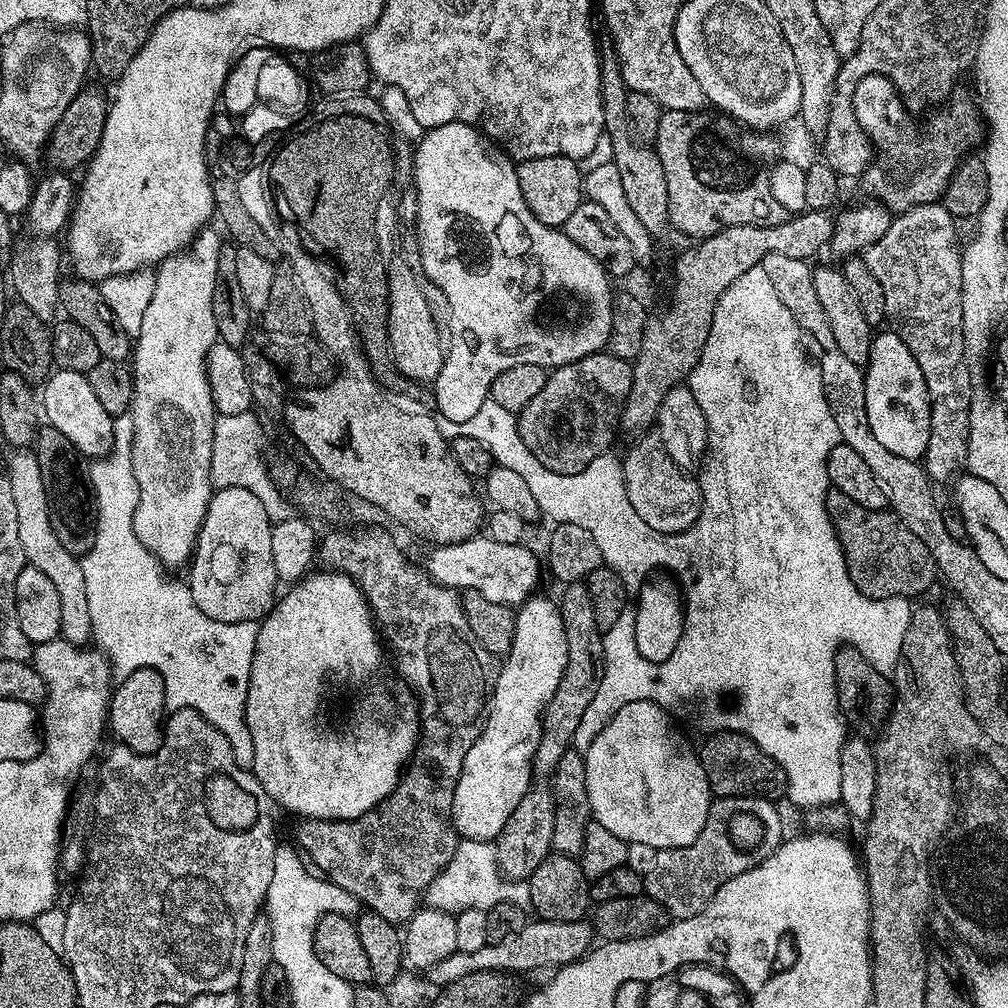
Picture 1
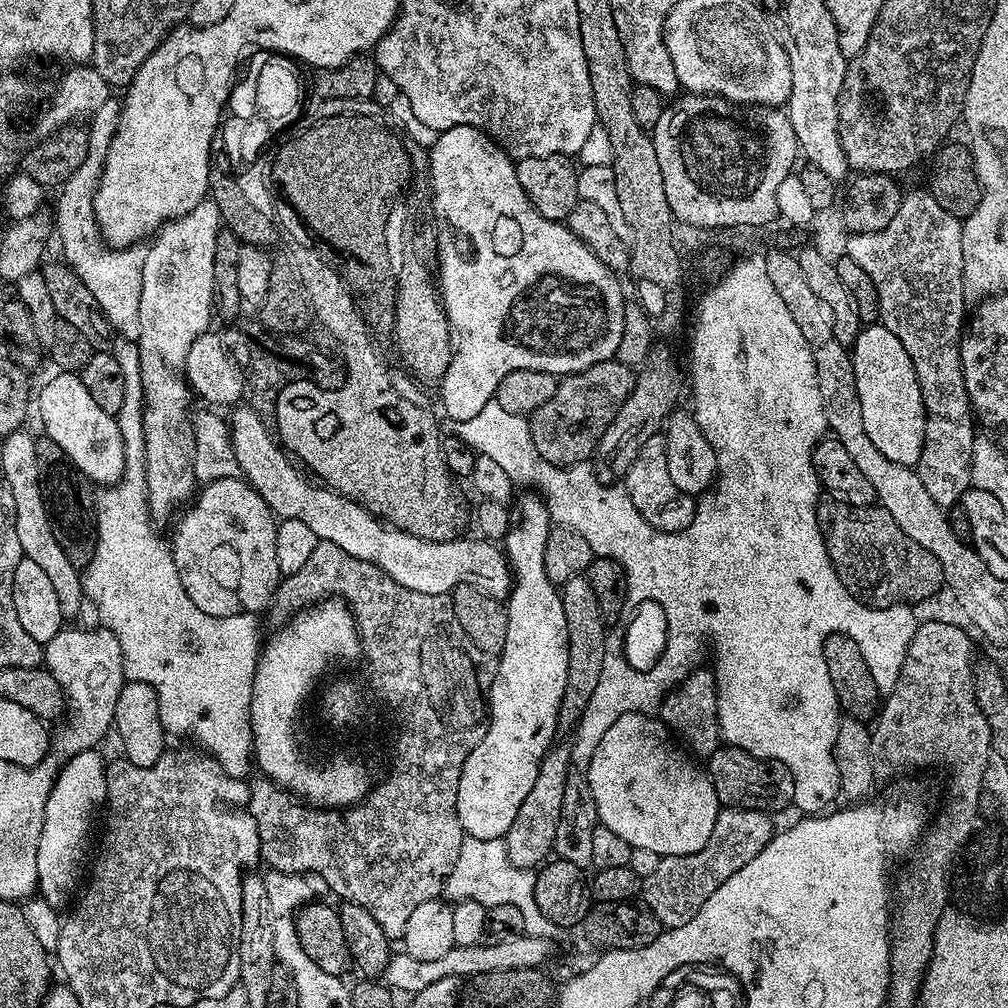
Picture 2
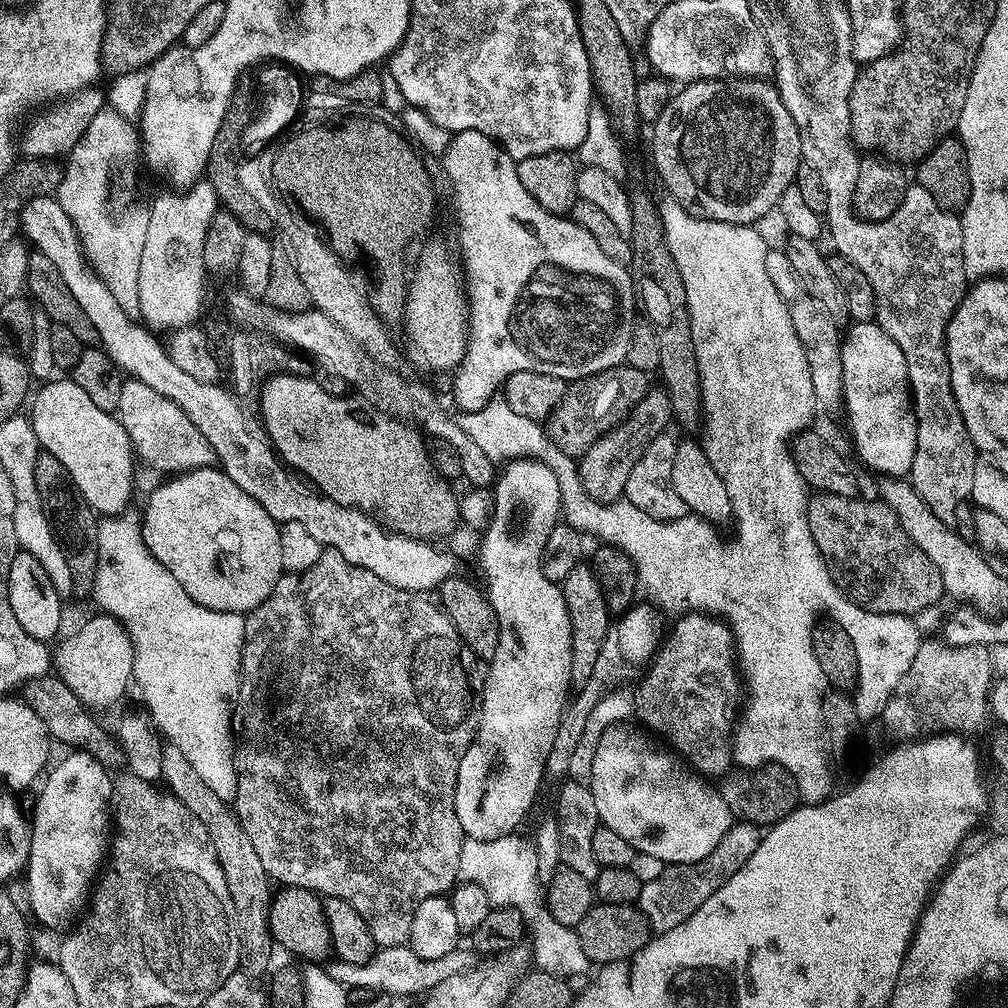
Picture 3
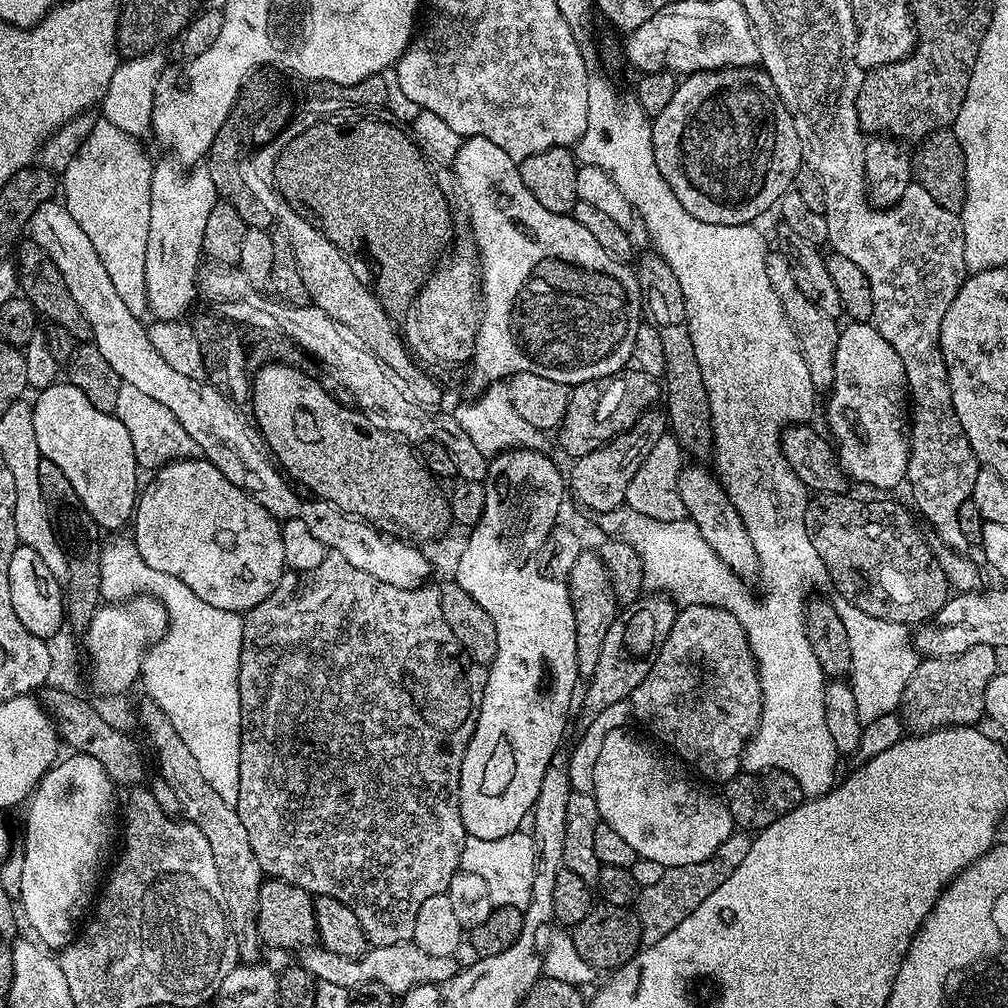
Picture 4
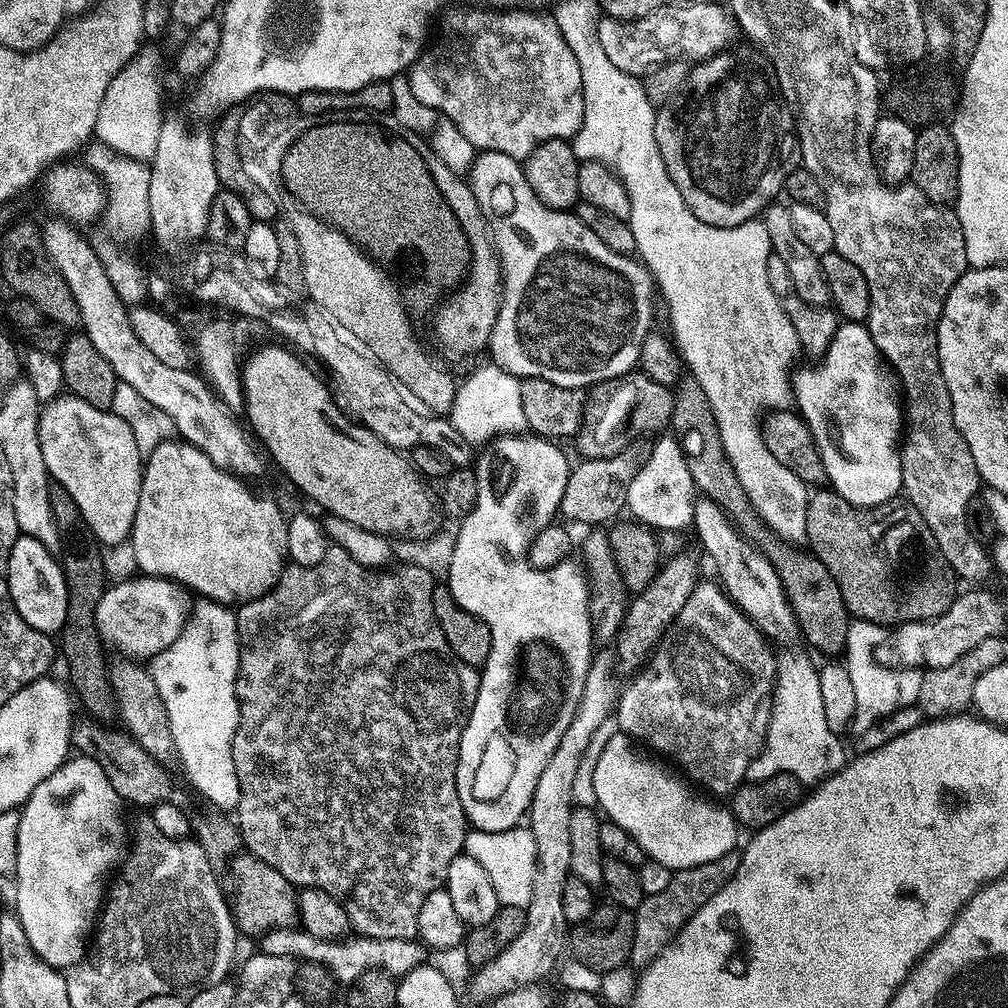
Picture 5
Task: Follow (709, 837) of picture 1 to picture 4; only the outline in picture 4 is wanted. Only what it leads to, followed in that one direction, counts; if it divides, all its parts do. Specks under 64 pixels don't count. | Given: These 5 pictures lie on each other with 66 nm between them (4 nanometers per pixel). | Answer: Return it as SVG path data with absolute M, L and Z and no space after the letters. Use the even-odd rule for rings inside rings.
M740 830L733 831L726 842L722 842L722 846L718 846L718 850L710 854L710 858L694 862L690 866L666 868L662 879L654 882L654 886L641 888L640 898L634 905L635 914L640 920L641 941L645 945L658 942L658 938L666 938L666 934L670 934L670 930L674 930L678 922L690 918L690 914L694 914L694 910L698 910L698 906L702 906L702 902L706 902L706 898L710 898L710 894L714 894L714 890L718 890L718 886L722 886L722 882L726 882L730 874L738 870L738 866L742 866L746 854L750 854L752 842L751 835Z

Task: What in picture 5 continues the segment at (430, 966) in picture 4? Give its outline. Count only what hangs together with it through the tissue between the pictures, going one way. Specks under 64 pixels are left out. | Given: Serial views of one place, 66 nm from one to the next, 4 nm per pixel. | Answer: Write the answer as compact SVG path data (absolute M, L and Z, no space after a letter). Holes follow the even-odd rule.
M303 930L267 932L261 937L260 944L261 951L266 955L285 956L297 962L322 966L332 975L333 980L344 986L366 974L366 970L375 968L390 973L393 978L404 976L425 963L424 952L426 953L425 945L419 939L370 938L356 934L342 940L323 940L314 938L314 934Z

